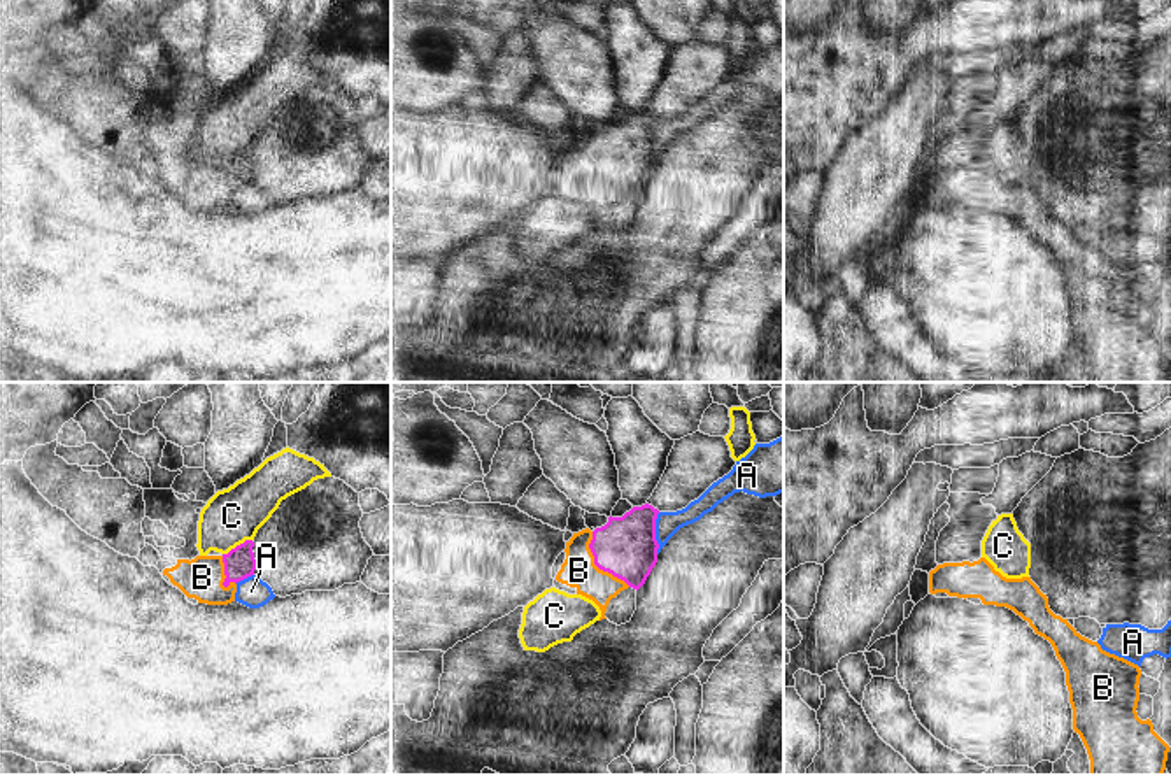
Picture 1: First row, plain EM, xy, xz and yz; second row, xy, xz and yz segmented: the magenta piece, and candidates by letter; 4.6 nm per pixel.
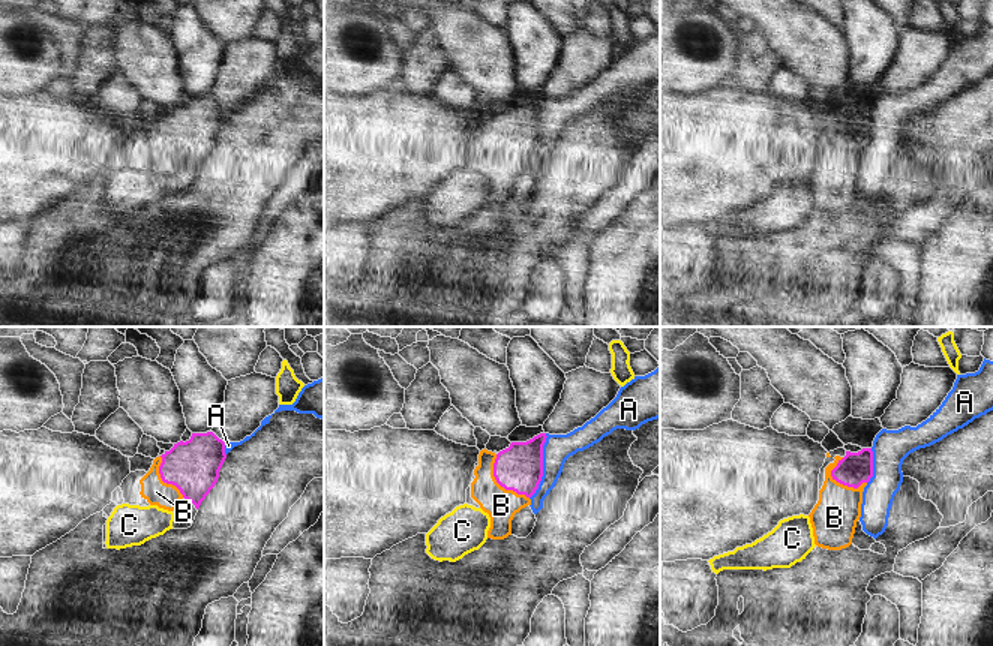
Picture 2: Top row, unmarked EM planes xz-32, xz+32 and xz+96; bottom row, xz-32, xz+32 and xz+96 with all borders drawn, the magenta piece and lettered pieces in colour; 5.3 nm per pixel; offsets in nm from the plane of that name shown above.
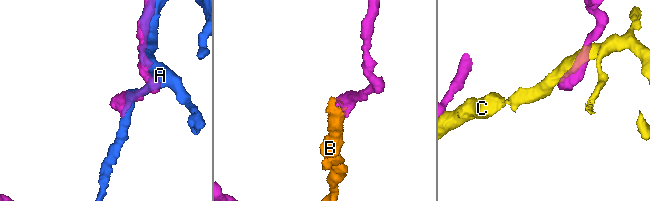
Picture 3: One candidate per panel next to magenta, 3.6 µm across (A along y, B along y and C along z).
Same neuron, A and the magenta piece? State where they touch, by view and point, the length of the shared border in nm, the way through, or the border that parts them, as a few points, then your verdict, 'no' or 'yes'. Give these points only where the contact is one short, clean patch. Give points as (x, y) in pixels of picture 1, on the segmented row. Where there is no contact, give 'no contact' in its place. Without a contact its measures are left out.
xz (654, 533) | 190 nm | along xz (660, 512), (656, 519), (656, 553) | no

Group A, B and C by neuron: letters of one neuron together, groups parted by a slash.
A / B / C

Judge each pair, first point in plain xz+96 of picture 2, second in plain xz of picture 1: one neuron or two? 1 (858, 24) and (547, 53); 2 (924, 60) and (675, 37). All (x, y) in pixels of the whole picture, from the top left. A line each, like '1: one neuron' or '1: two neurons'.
1: two neurons
2: two neurons

